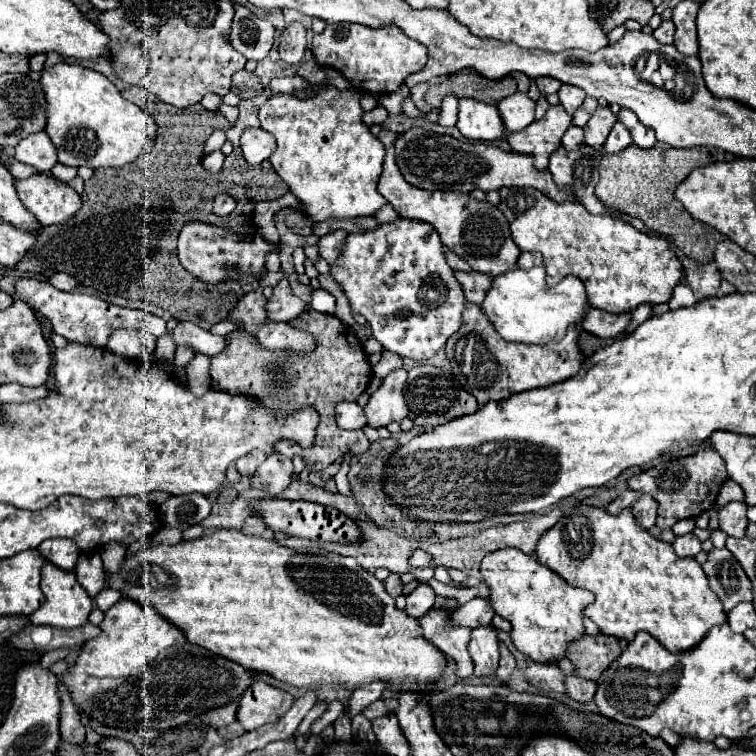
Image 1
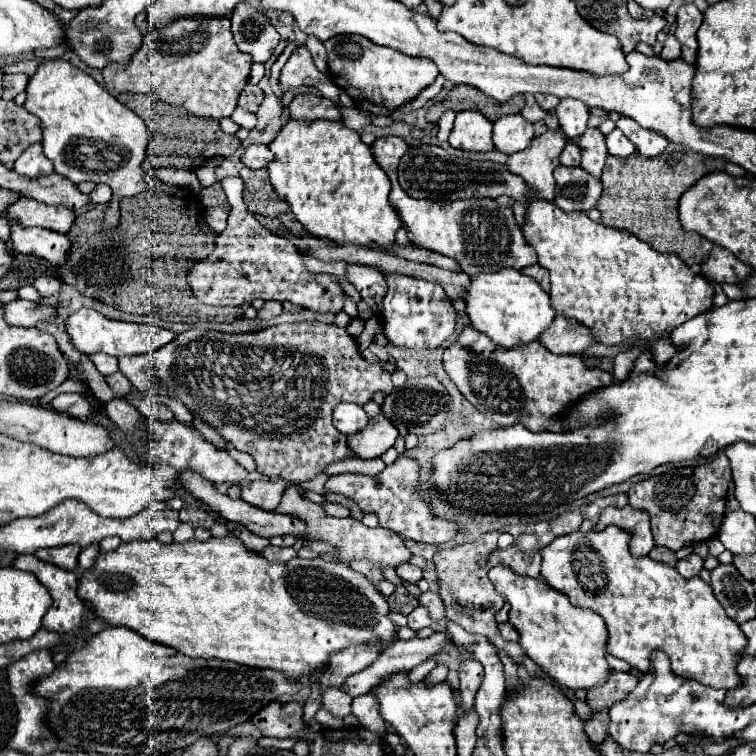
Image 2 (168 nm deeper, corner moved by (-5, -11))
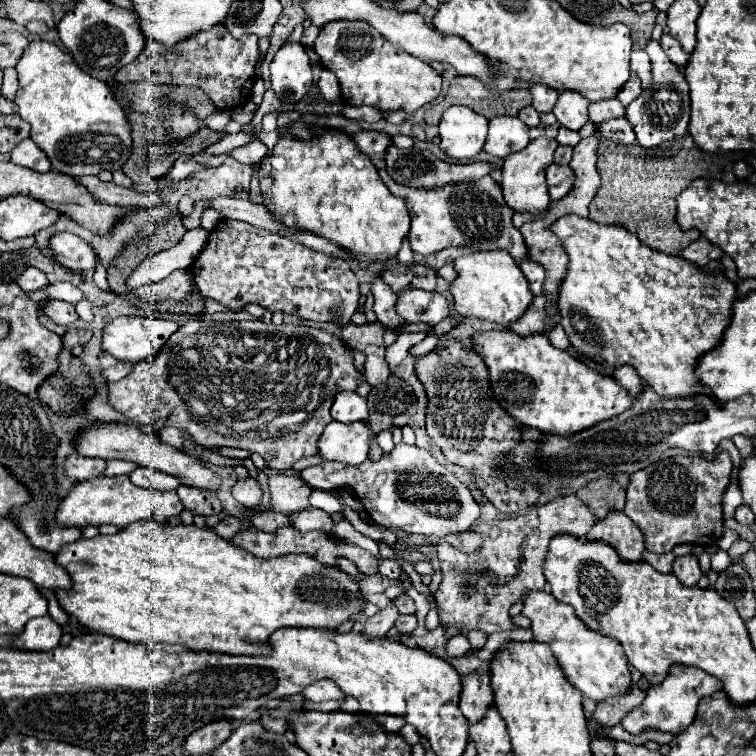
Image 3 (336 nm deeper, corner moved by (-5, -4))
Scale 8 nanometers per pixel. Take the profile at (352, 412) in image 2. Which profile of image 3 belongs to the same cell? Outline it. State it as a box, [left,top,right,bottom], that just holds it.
[331,392,367,422]

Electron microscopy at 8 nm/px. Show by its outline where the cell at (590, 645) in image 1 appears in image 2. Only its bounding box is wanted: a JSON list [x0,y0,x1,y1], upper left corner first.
[587,669,637,709]

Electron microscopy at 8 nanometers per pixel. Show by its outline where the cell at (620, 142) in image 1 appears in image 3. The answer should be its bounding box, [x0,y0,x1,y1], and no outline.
[597,118,635,144]

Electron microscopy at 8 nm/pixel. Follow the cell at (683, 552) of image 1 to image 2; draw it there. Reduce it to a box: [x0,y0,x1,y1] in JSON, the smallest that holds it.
[677,553,703,579]

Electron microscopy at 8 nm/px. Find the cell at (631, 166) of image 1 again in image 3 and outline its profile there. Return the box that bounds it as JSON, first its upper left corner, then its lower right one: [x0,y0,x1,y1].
[589,134,735,256]

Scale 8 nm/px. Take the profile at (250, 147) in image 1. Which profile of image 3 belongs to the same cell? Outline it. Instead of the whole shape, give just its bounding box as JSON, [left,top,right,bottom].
[231,138,267,166]

